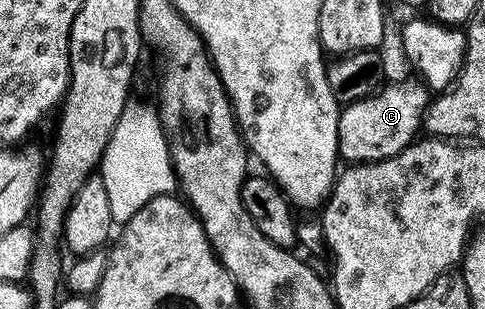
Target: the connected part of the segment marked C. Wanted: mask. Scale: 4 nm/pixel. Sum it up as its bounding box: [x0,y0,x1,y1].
[337,79,431,165]

